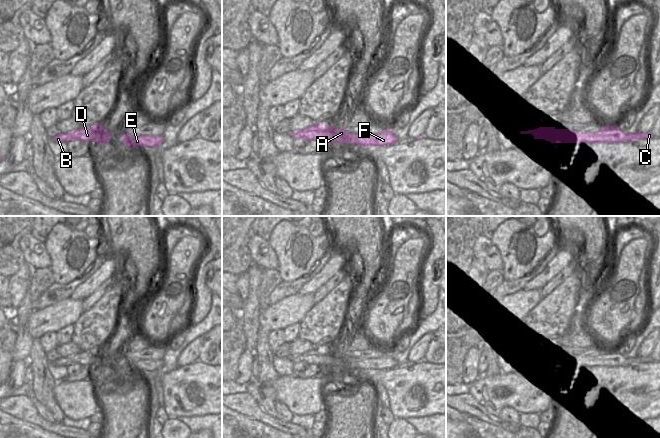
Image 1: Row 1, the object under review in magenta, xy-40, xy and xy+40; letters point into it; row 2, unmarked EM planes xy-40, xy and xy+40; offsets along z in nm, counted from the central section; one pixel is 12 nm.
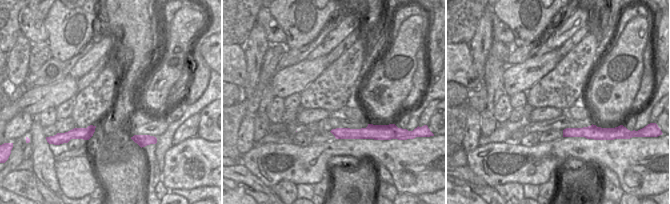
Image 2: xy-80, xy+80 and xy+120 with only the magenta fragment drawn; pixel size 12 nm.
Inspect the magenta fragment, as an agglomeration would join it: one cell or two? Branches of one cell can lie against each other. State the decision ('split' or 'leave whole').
leave whole

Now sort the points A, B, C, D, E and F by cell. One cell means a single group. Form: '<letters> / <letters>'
A B C D E F

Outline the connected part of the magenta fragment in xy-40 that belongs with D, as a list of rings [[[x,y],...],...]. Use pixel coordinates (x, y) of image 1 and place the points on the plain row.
[[[96,347],[93,351],[81,351],[76,355],[66,358],[58,358],[53,362],[55,366],[70,366],[73,364],[81,366],[94,365],[98,369],[103,369],[111,364],[111,356],[103,352],[103,347]]]

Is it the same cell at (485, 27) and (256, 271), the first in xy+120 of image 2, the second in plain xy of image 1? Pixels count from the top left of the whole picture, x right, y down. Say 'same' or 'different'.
same

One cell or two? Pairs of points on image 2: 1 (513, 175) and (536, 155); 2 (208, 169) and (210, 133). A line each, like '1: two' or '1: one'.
1: one
2: two

